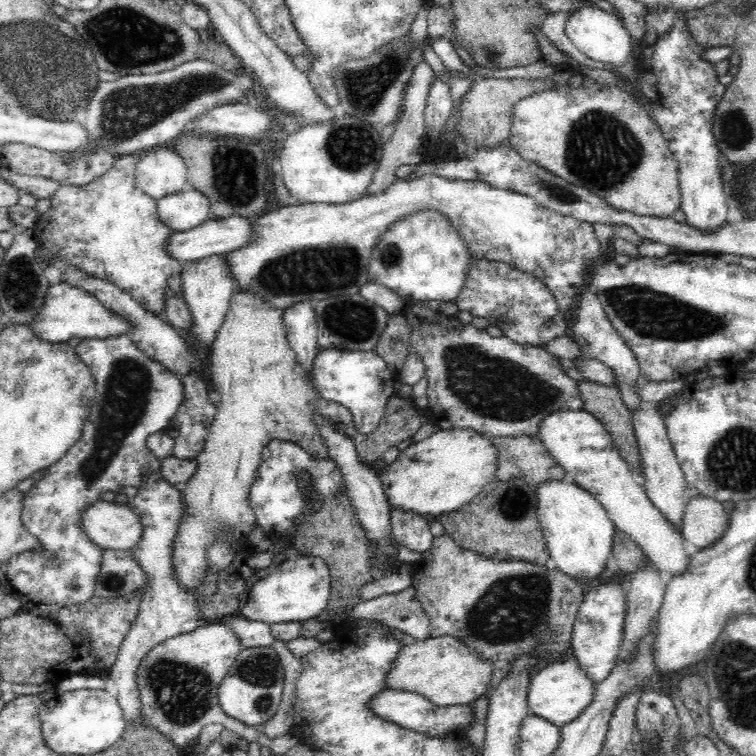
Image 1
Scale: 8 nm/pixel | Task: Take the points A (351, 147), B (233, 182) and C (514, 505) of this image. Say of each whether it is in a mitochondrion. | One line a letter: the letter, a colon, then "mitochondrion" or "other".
A: mitochondrion
B: mitochondrion
C: mitochondrion

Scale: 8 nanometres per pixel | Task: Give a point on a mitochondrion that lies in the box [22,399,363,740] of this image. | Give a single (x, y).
(181, 689)

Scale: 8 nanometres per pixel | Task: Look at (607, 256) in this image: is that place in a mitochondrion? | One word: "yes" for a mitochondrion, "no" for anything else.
no

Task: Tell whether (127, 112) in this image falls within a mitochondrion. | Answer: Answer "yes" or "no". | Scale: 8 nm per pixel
yes

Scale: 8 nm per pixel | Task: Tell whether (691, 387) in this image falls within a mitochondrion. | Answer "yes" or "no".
no

